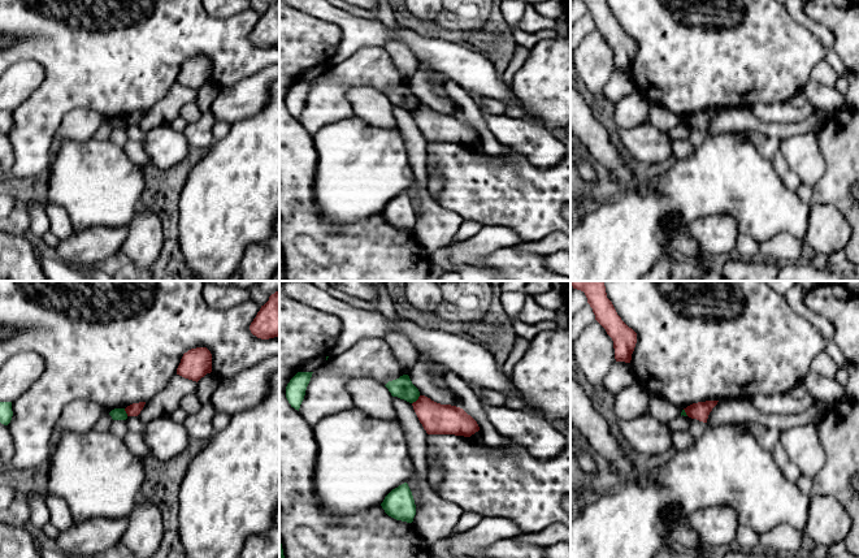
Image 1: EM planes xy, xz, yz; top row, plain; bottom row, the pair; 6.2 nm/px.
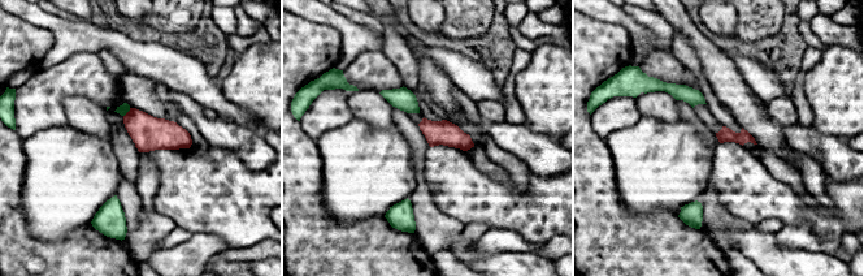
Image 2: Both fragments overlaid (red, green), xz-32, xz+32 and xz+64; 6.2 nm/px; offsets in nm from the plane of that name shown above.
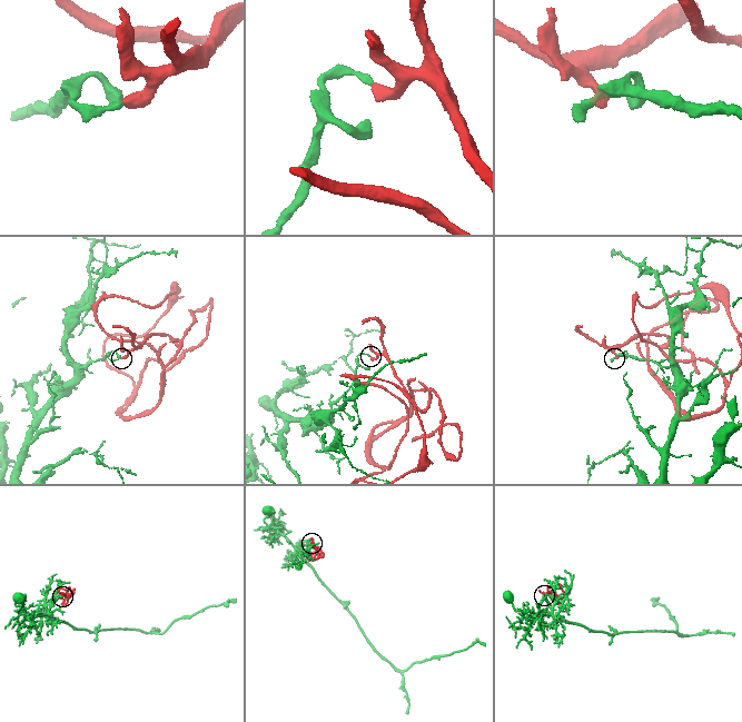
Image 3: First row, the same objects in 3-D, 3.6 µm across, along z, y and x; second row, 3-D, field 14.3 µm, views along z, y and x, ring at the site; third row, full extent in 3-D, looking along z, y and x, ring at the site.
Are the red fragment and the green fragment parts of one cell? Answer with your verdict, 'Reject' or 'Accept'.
Reject

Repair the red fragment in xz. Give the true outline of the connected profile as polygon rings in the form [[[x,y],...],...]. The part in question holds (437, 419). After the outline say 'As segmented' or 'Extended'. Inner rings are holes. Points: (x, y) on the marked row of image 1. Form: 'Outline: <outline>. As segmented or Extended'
Outline: [[[425,395],[412,406],[428,434],[470,437],[480,431],[477,421],[460,407],[437,403]]]. As segmented

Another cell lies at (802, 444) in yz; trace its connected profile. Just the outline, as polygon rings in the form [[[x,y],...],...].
[[[815,425],[793,427],[781,432],[780,441],[789,459],[802,475],[812,479],[824,467],[827,454]]]

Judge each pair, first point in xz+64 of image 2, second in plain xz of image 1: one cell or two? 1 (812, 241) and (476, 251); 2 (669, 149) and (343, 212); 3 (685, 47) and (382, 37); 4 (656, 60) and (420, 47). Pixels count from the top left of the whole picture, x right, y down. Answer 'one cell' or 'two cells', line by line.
1: one cell
2: one cell
3: two cells
4: two cells

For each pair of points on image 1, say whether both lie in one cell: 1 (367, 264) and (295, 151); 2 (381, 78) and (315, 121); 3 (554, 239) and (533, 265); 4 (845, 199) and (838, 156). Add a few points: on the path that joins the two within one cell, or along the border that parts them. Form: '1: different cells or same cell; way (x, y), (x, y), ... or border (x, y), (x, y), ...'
1: same cell; way (335, 242), (303, 213), (295, 182)
2: same cell; way (363, 78), (351, 78), (326, 103)
3: different cells; border (513, 247), (545, 256)
4: same cell; way (845, 189), (845, 167)

